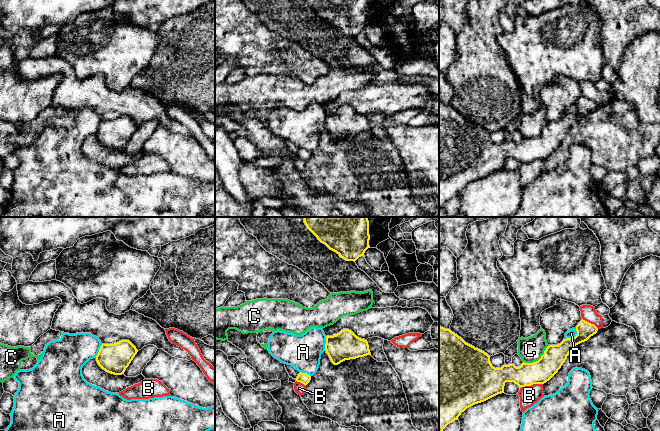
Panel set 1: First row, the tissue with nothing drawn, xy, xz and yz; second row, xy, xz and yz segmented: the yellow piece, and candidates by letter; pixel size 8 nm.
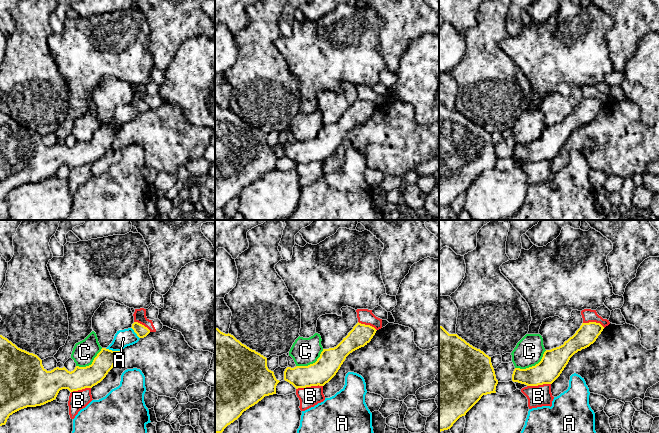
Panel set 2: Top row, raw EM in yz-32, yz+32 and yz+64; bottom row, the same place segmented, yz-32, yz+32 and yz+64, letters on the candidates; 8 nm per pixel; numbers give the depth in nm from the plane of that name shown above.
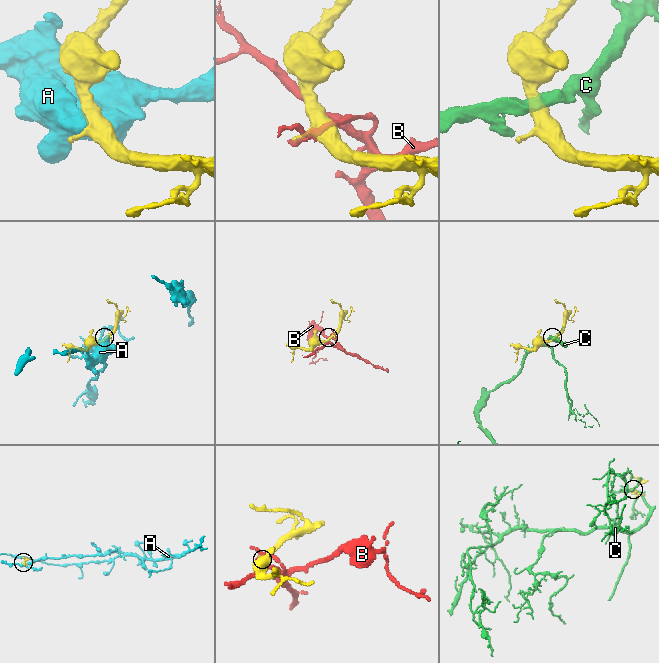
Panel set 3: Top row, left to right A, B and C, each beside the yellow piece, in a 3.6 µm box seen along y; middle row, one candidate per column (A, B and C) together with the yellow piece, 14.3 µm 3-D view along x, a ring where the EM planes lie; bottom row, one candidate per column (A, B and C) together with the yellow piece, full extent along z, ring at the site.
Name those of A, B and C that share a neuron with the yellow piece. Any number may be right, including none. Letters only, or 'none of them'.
none of them

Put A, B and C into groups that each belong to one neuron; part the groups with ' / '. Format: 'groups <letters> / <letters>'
groups A / B / C

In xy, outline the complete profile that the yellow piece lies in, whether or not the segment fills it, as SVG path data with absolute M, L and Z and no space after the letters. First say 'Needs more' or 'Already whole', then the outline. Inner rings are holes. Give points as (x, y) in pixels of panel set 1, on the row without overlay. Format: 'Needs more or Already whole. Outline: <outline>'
Already whole. Outline: M129 116L114 120L102 120L96 132L98 141L108 149L124 150L138 126Z

